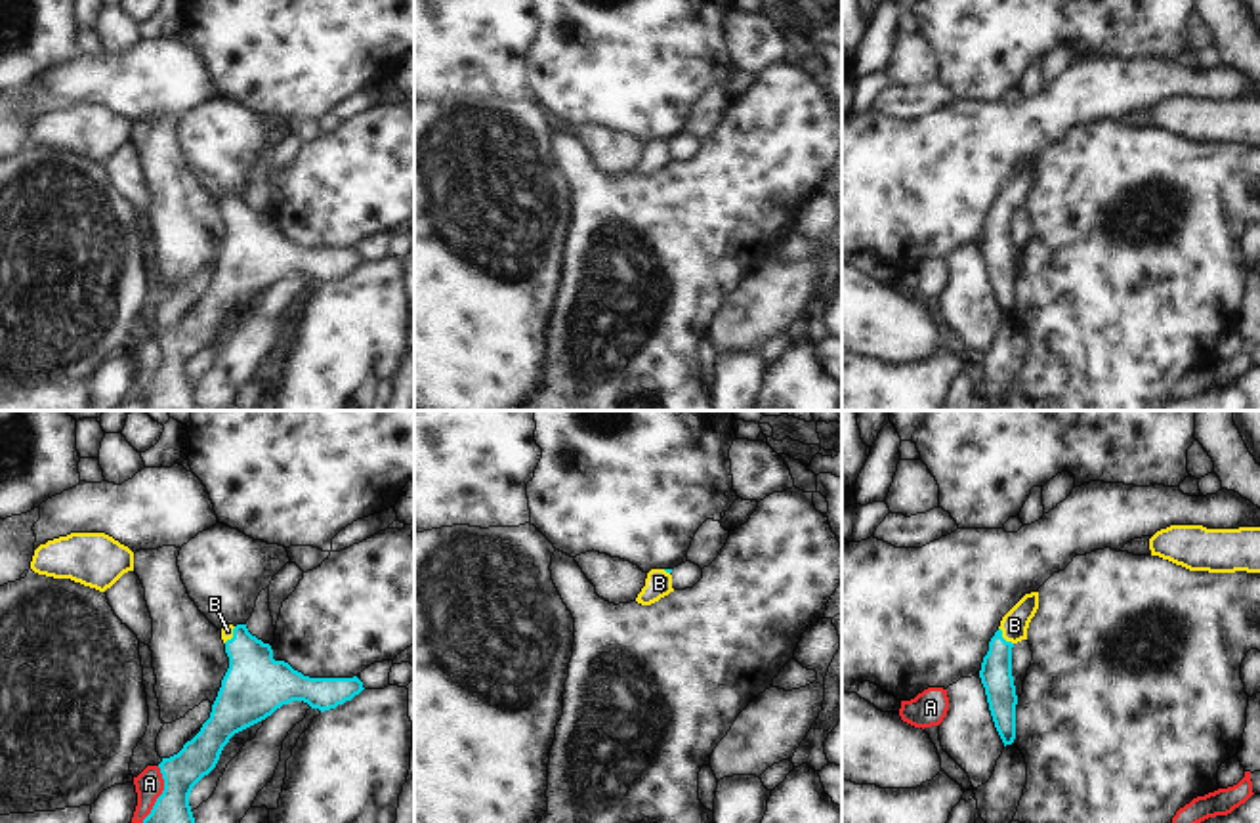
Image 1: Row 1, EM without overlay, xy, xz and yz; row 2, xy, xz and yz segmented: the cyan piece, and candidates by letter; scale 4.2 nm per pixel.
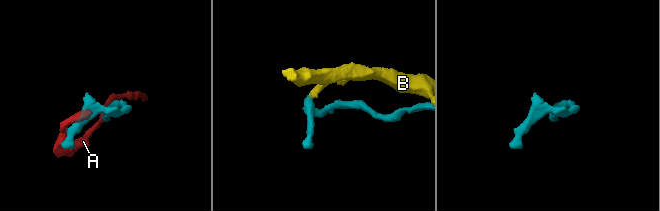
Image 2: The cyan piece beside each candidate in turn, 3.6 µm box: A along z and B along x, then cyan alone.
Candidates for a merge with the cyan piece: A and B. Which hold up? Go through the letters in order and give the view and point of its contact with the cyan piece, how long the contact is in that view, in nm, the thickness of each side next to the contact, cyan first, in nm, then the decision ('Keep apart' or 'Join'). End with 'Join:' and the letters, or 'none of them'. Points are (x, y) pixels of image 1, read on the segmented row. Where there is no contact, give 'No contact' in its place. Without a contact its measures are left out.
A: Touches cyan at xy (161, 795). Shared border 260 nm. Thickness 160 nm (cyan) against 120 nm. Keep apart
B: Touches cyan at yz (1001, 636). Shared border 100 nm. Thickness 130 nm (cyan) against 120 nm. Join
Join: B

